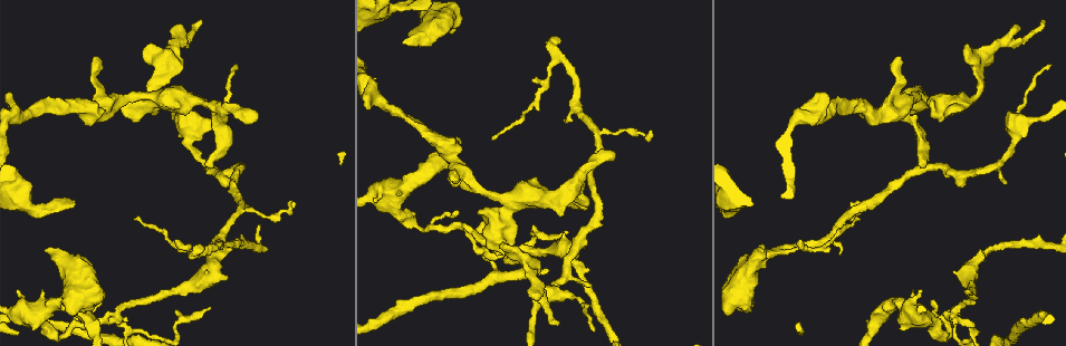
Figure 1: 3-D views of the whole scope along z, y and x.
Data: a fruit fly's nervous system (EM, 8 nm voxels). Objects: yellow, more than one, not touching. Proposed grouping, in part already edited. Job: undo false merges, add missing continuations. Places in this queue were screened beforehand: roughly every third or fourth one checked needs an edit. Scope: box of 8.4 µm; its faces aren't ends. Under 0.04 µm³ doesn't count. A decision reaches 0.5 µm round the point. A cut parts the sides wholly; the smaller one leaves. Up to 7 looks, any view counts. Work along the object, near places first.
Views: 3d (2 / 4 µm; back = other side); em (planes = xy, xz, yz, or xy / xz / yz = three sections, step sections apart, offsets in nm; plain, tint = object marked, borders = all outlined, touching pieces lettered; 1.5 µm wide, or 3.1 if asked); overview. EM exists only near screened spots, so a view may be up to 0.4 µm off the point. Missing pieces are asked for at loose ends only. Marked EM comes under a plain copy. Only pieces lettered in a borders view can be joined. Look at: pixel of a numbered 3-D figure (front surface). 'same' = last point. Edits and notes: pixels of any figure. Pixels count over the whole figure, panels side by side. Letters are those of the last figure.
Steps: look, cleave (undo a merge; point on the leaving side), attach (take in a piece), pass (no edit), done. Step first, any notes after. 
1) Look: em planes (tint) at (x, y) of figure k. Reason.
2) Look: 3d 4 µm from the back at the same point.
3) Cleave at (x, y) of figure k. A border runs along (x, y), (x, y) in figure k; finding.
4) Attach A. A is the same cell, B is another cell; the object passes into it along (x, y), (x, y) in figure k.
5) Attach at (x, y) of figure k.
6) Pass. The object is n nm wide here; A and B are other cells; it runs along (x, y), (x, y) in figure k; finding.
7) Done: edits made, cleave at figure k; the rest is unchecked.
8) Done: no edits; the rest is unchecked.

Look: em xz step 8 (tint) at (900, 58) of figure 1.

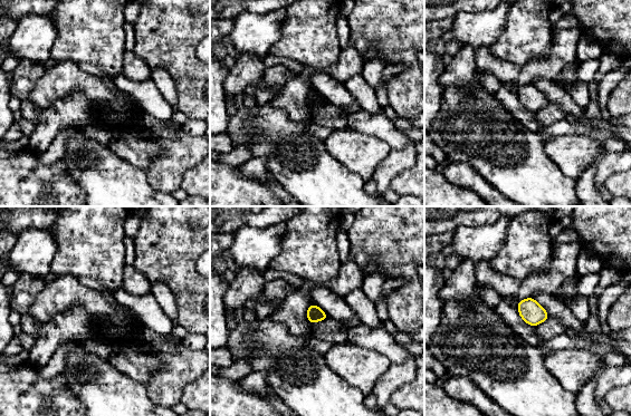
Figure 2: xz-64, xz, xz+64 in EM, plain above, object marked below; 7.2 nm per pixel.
Look: em planes (borders) at the same point.

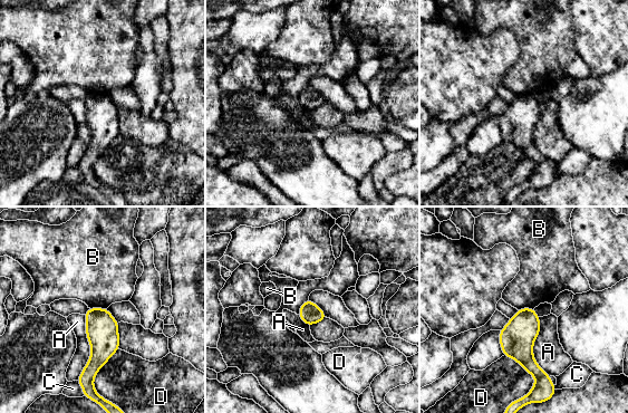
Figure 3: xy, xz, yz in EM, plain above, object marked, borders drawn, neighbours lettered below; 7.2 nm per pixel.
Pass. A, B, C and D are other cells; a border runs along (89, 307), (106, 309) in figure 3; no lettered piece goes on from it.

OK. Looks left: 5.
Look: em planes (borders) at (651, 133) of figure 1. An open end.

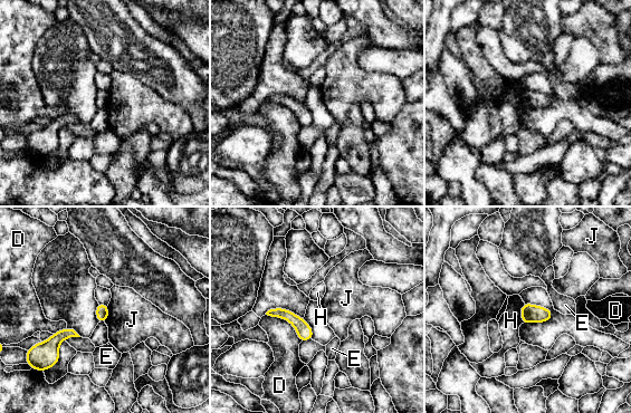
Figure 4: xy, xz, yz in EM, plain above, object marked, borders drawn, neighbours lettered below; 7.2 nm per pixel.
Pass. The object is 100 nm wide here; D, E, H and J are other cells; a border runs along (108, 305), (108, 317), (104, 322) in figure 4; no lettered piece goes on from it.

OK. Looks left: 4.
Look: em planes (tint) at (191, 251) of figure 1. Free end.

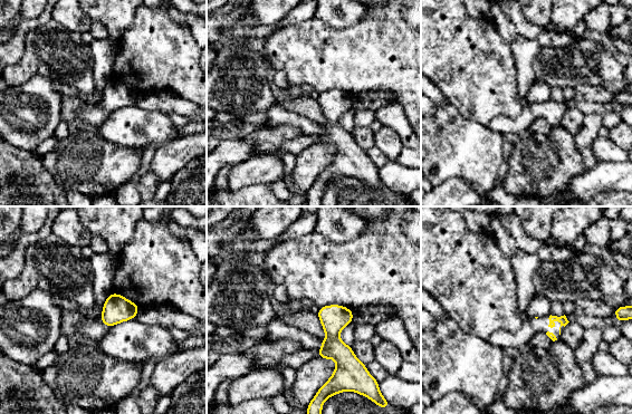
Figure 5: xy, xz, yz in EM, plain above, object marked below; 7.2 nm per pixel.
Look: em planes (borders) at the same point.

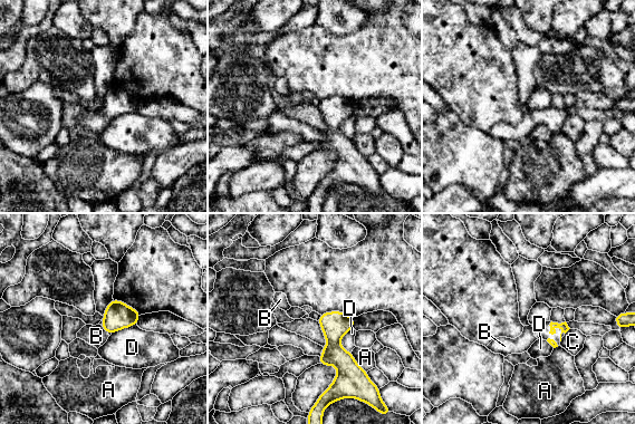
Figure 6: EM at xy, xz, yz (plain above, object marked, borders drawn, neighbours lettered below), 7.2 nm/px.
Attach B. The longest contact is with D, 190 nm; B is the same cell, A, C and D are other cells; it goes on there.

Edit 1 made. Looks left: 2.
Done: edits made, attach at figure 6; the rest is unchecked.

